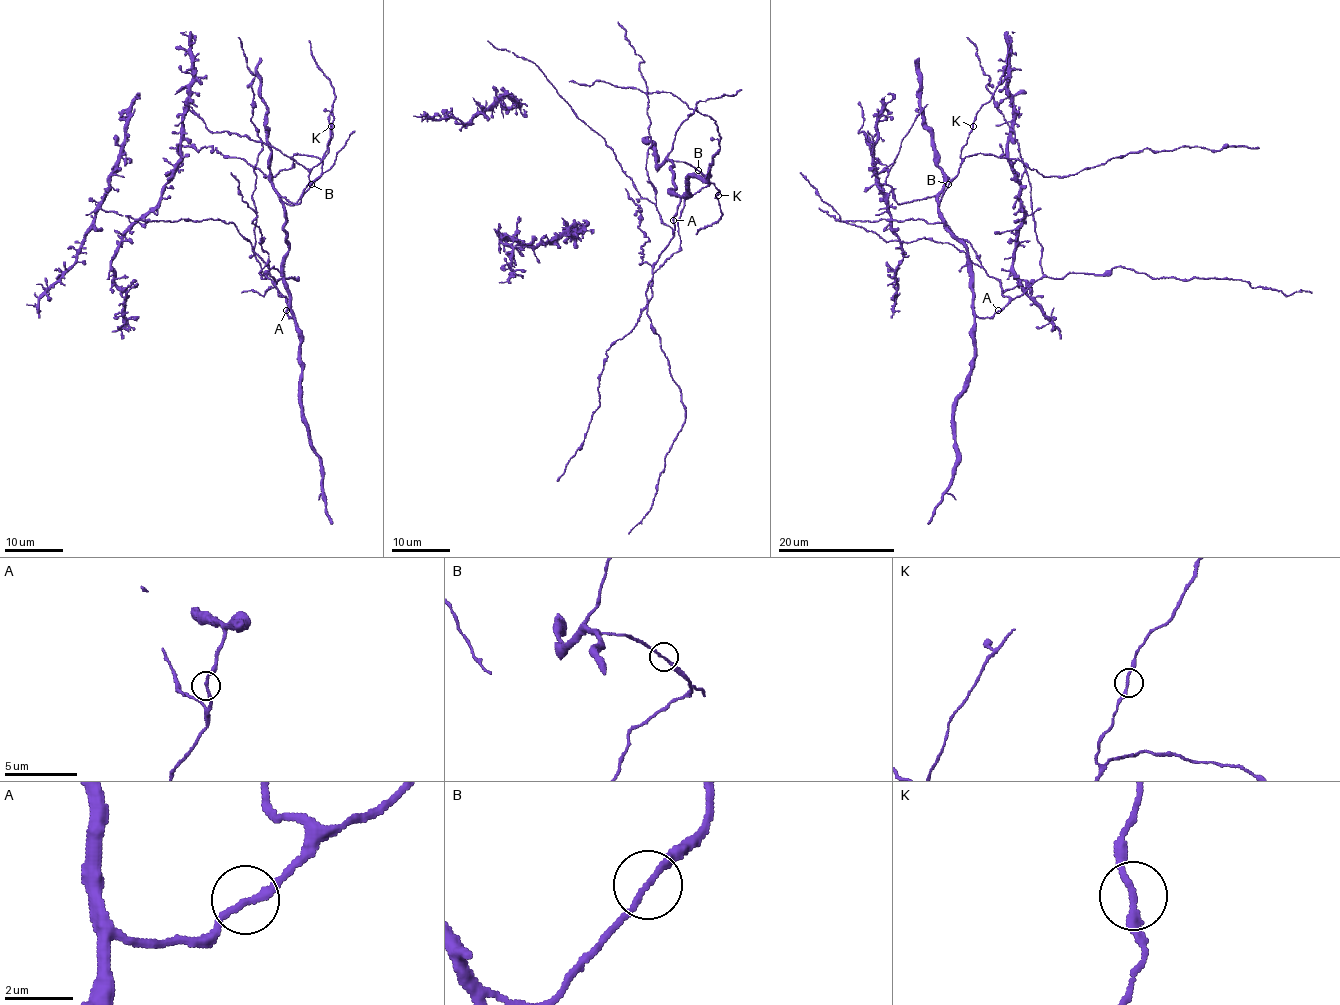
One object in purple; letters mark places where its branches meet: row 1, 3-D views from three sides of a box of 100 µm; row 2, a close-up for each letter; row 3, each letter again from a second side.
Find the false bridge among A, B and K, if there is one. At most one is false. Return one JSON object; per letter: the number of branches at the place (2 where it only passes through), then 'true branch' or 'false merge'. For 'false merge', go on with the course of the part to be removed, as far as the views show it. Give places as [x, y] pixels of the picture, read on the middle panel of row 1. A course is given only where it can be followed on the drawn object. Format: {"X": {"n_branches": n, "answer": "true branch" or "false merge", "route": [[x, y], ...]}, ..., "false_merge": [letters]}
{"A": {"n_branches": 2, "answer": "true branch"}, "B": {"n_branches": 2, "answer": "true branch"}, "K": {"n_branches": 2, "answer": "true branch"}, "false_merge": []}

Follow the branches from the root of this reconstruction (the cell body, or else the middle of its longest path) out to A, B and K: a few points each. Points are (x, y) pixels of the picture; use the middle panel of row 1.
A: (668, 245), (674, 229), (672, 220)
B: (668, 245), (680, 204), (680, 198), (671, 192), (675, 188), (671, 160), (686, 162), (699, 170)
K: (668, 245), (680, 204), (671, 192), (675, 188), (671, 160), (699, 170), (718, 188), (718, 195)

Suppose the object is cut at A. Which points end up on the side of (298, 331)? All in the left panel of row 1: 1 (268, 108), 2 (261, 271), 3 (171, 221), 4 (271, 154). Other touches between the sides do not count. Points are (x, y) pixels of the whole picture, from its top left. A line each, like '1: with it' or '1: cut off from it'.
1: with it
2: cut off from it
3: cut off from it
4: with it

